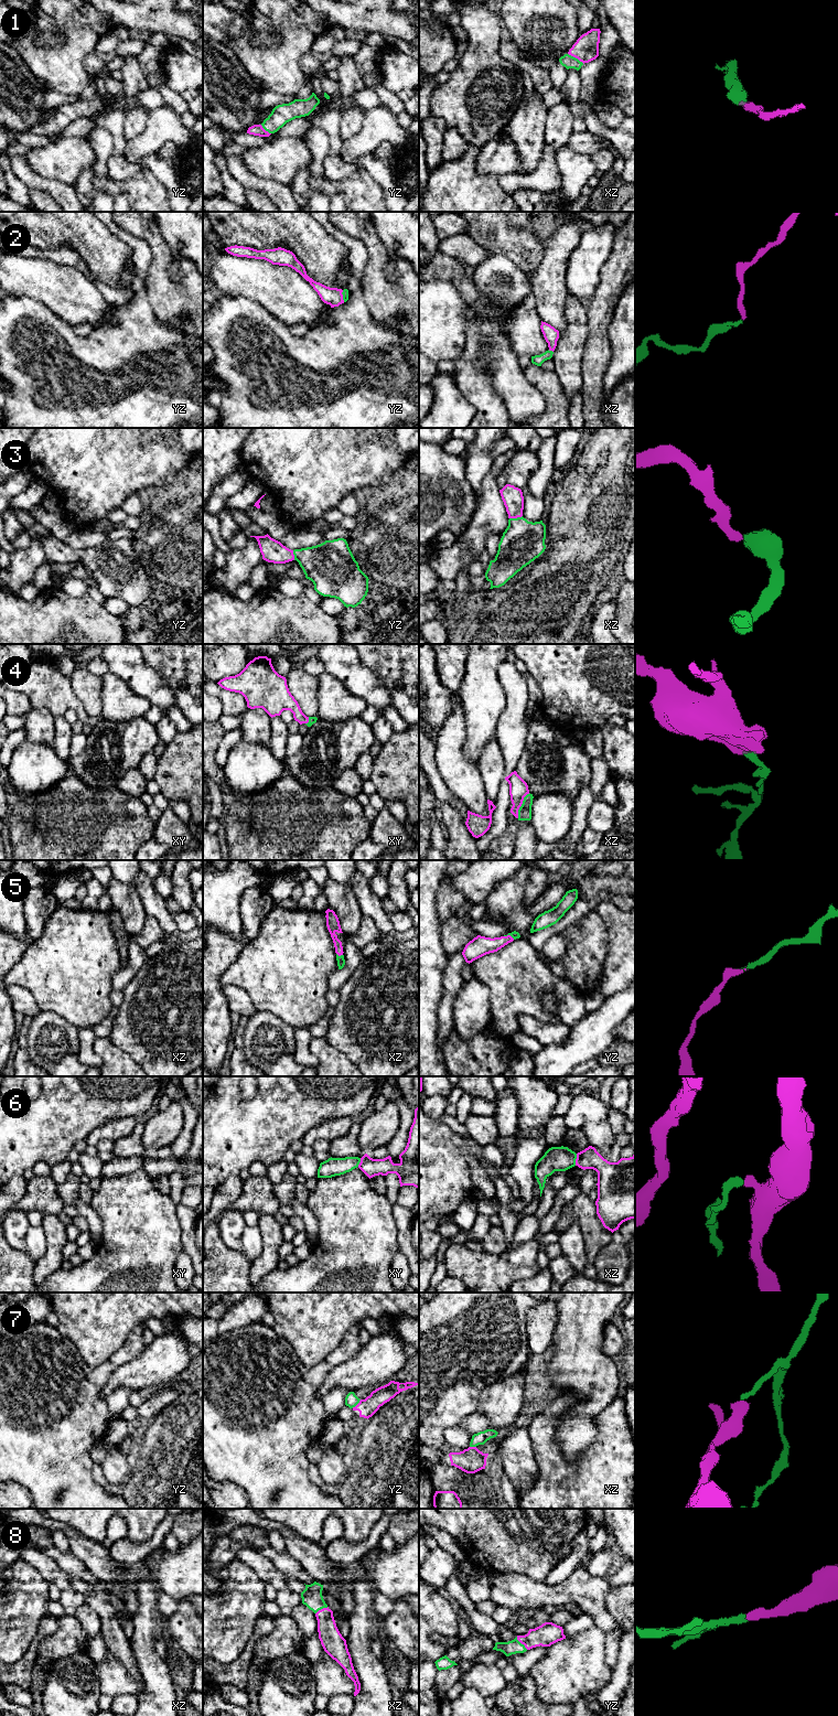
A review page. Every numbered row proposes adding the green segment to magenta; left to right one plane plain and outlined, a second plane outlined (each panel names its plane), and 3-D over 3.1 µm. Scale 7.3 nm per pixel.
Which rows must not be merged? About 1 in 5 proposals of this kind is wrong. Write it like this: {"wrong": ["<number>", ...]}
{"wrong": ["6", "7"]}

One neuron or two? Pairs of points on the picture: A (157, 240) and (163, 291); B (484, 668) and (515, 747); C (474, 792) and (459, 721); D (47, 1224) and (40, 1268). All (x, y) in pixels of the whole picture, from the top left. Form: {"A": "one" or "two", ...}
{"A": "one", "B": "two", "C": "one", "D": "one"}

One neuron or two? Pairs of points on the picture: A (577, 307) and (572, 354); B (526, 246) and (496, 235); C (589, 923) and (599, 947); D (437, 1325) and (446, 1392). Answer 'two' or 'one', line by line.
A: one
B: one
C: one
D: one

